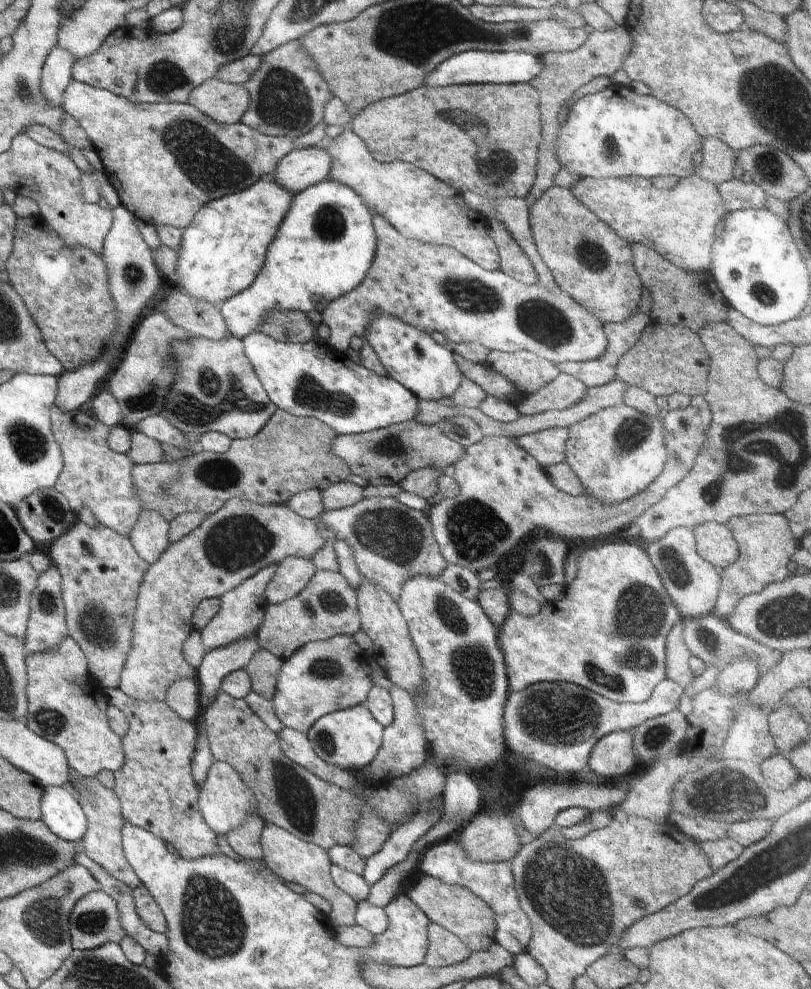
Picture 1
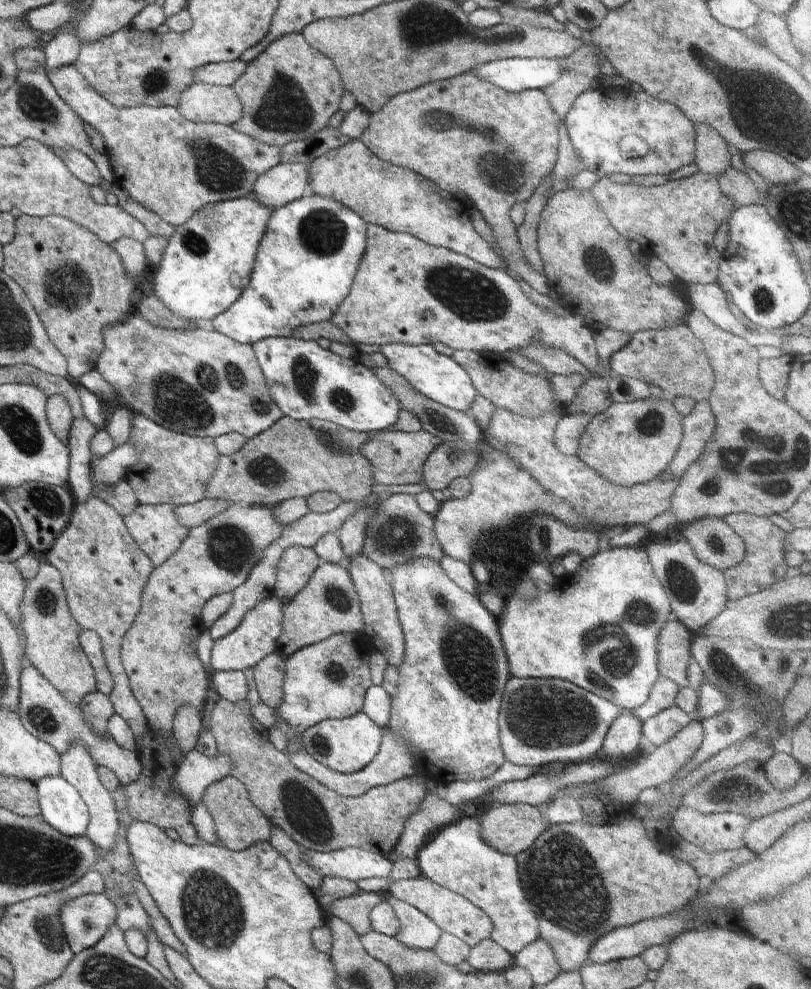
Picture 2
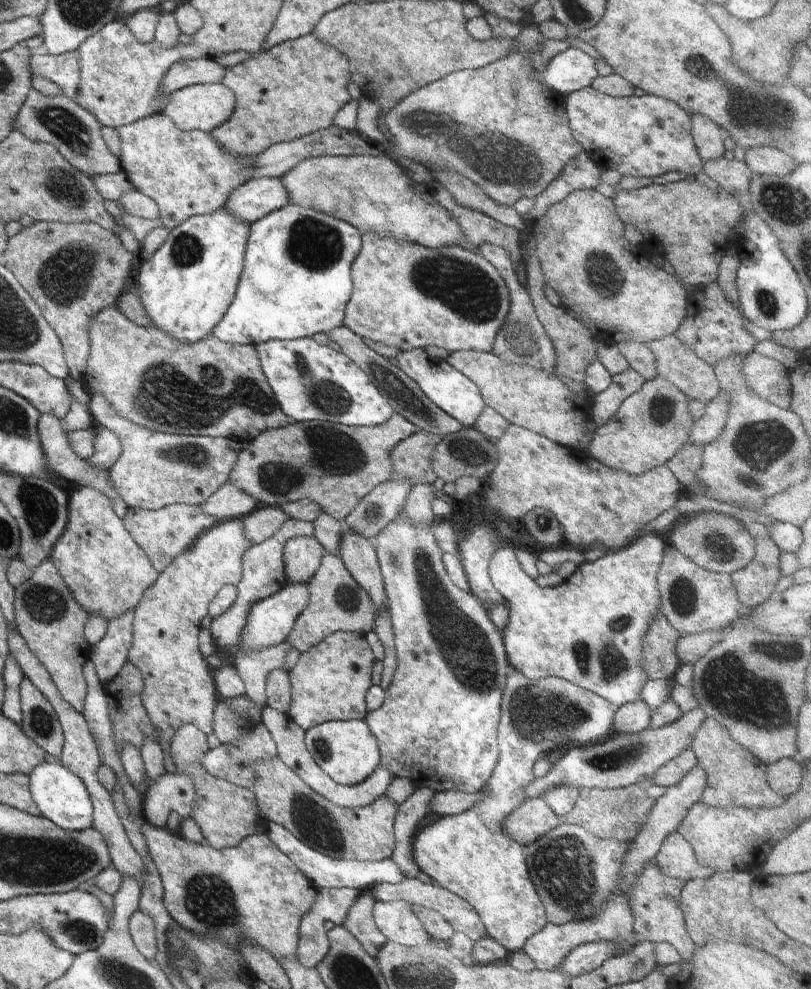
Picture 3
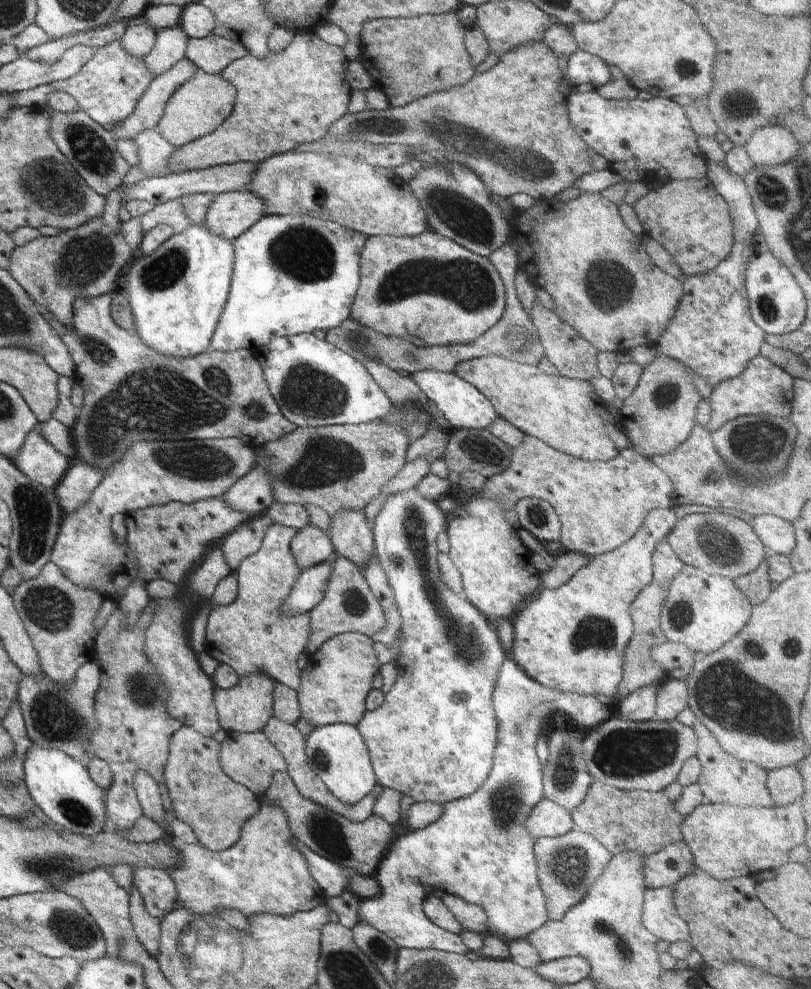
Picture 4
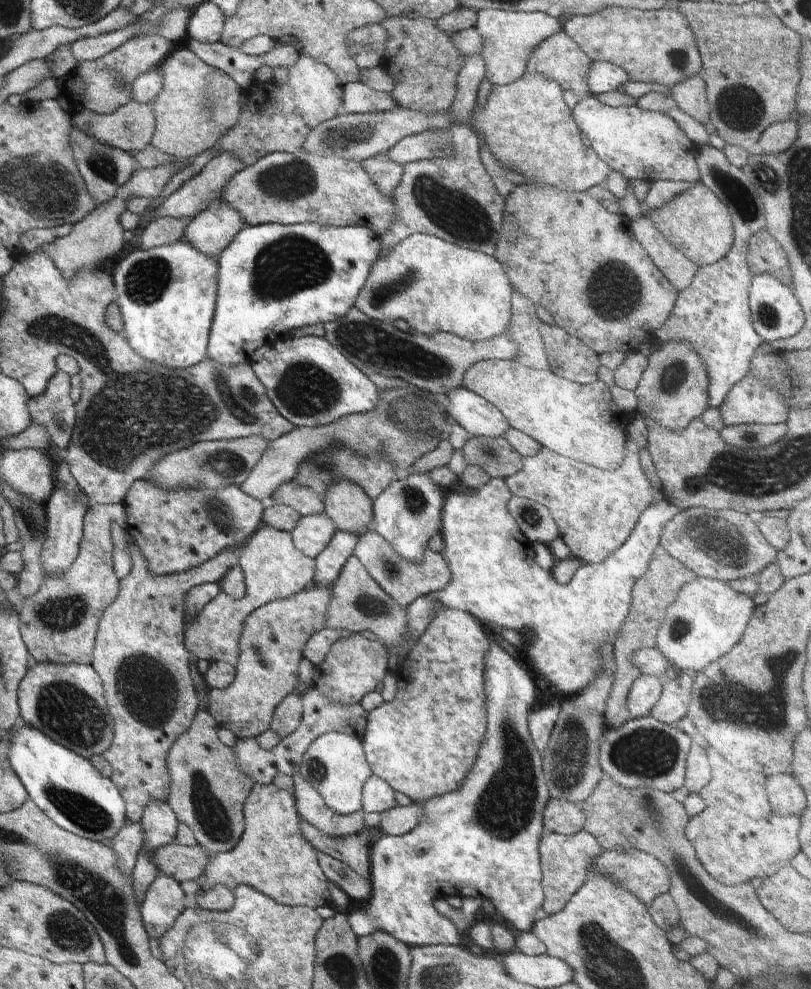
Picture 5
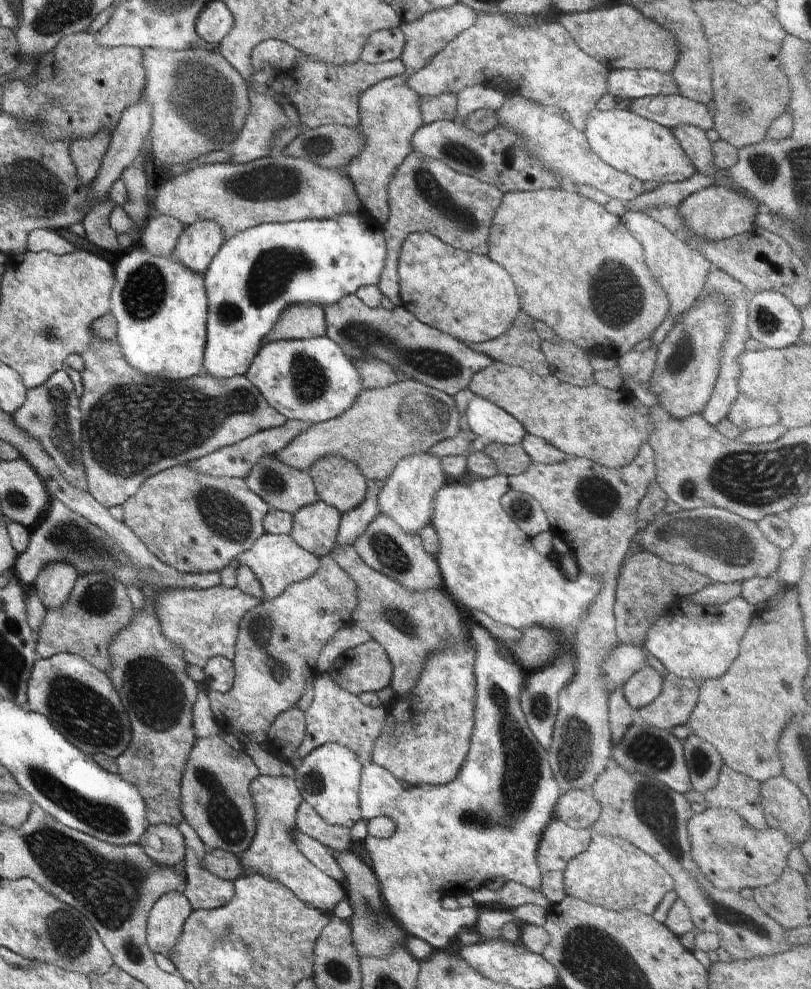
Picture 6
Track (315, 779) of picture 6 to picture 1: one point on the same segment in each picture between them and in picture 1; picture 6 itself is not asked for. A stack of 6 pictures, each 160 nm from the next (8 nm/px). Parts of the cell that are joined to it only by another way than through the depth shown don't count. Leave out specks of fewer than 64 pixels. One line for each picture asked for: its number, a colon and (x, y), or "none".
1: (349, 739)
2: (347, 745)
3: (346, 751)
4: (337, 754)
5: (335, 765)

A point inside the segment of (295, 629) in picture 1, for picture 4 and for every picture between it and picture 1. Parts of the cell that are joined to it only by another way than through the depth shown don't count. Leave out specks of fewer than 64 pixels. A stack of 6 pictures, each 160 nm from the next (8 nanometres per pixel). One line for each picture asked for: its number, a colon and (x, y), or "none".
2: (329, 604)
3: (337, 602)
4: (349, 605)

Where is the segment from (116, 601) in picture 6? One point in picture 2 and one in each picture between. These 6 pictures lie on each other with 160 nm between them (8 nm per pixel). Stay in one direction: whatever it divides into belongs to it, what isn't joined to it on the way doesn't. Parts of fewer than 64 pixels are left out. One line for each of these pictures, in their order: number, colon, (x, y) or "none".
2: (51, 642)
3: (48, 617)
4: (60, 617)
5: (58, 624)

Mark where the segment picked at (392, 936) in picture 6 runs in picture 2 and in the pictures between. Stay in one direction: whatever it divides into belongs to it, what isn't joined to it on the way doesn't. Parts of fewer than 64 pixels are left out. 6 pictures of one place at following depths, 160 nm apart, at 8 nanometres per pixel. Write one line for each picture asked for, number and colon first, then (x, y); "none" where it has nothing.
2: (316, 818)
3: (366, 834)
4: (359, 847)
5: (354, 850)

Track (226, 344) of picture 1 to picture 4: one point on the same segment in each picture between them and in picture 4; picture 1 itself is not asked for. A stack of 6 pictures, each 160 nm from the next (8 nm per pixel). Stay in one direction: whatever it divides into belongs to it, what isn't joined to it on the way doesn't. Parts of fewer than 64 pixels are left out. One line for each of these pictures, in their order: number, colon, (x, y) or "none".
2: (202, 383)
3: (209, 388)
4: (132, 393)

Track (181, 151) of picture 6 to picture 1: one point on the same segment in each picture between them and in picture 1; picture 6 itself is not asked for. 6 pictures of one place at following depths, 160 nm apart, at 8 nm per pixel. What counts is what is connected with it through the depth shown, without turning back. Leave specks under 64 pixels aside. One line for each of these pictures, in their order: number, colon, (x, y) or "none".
1: (225, 103)
2: (200, 103)
3: (204, 107)
4: (200, 105)
5: (198, 104)

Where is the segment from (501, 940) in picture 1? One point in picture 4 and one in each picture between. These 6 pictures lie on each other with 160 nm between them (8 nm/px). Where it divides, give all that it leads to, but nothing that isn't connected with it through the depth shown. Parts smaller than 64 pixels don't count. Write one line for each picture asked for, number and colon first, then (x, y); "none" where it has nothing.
2: (456, 857)
3: (469, 854)
4: (479, 848)

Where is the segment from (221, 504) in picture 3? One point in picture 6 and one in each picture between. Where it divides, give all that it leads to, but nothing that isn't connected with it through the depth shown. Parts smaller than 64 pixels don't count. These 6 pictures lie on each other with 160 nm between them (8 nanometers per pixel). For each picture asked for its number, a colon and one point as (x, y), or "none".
4: (252, 494)
5: (406, 423)
6: (384, 425)

